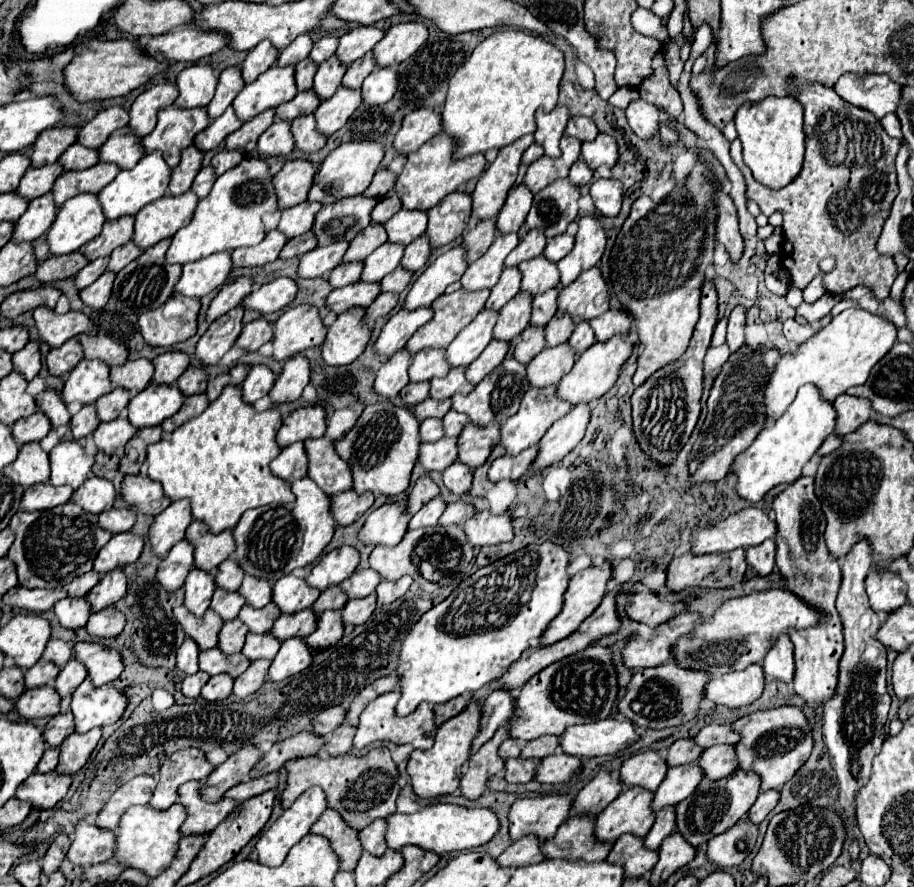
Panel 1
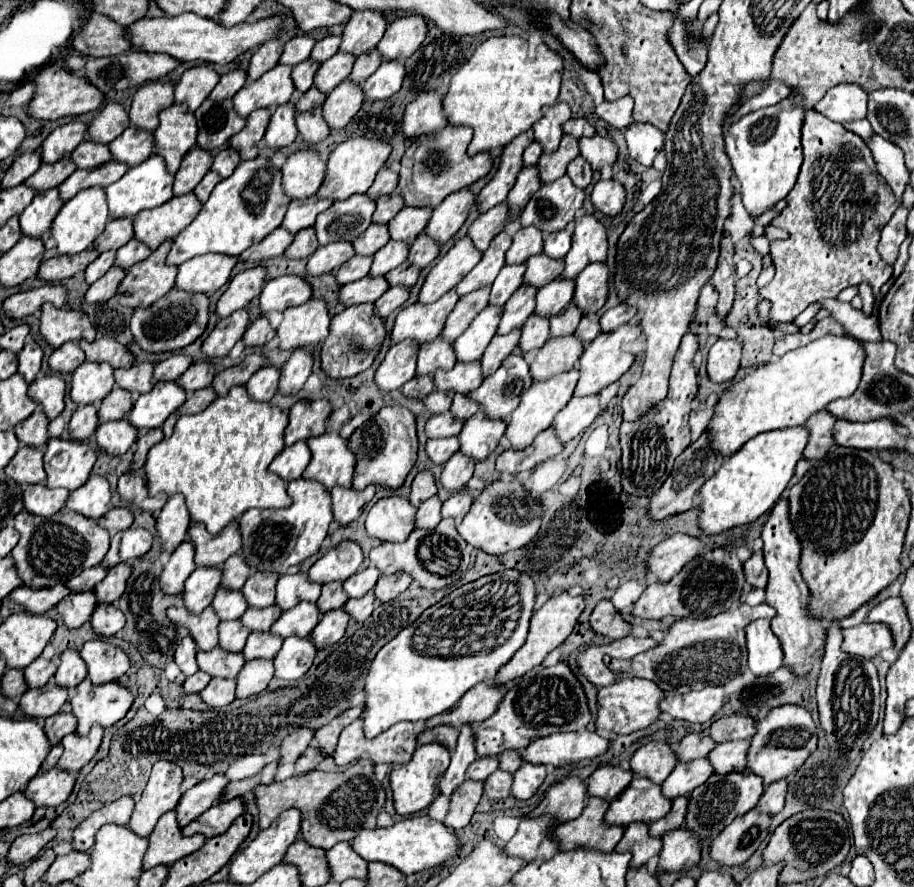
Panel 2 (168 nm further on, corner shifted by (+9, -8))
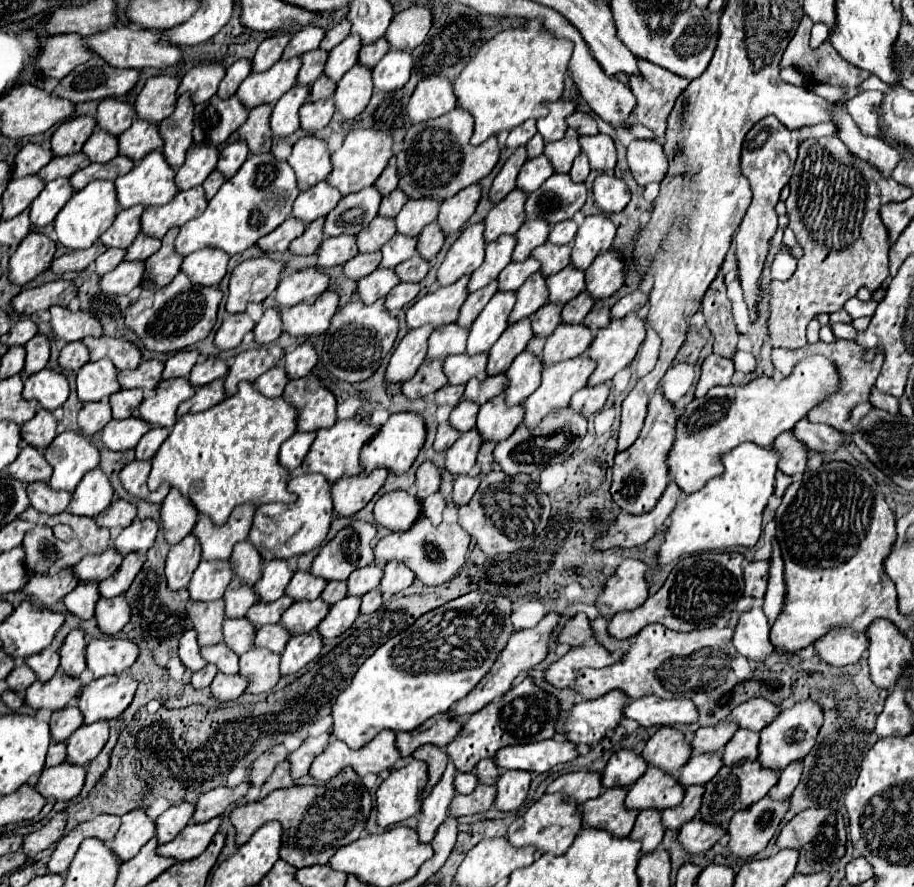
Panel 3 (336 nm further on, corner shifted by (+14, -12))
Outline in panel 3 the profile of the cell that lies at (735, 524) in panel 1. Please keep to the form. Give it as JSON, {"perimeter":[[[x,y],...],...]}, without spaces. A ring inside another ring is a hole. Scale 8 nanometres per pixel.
{"perimeter":[[[626,558],[606,580],[602,592],[596,598],[596,610],[598,616],[610,618],[618,612],[628,612],[642,606],[646,598],[646,564],[634,558]]]}

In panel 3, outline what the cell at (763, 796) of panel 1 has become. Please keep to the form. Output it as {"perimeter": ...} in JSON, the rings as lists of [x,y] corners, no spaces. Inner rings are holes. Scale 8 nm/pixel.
{"perimeter":[[[792,762],[788,764],[784,770],[782,770],[782,776],[778,780],[778,784],[768,792],[770,796],[774,796],[774,800],[786,800],[792,796],[794,788],[798,786],[800,782],[800,776],[802,776],[802,762]]]}

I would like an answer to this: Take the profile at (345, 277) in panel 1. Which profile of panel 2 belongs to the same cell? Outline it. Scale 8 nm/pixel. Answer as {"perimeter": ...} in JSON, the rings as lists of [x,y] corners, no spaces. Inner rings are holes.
{"perimeter":[[[353,256],[351,260],[347,260],[335,274],[337,284],[349,284],[355,280],[361,280],[367,276],[369,268],[371,268],[371,260],[373,258],[363,258],[363,256]]]}

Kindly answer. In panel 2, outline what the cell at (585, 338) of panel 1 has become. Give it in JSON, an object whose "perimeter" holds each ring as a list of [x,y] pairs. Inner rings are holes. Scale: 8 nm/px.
{"perimeter":[[[585,314],[585,316],[581,318],[577,330],[575,330],[575,336],[587,346],[597,334],[599,334],[599,324],[597,324],[597,320],[595,320],[595,318],[589,318],[589,316]]]}

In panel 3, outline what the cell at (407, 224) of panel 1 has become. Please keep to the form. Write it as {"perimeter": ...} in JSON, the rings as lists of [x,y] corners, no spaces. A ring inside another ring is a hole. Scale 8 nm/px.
{"perimeter":[[[434,198],[408,200],[408,204],[396,216],[398,232],[408,234],[408,236],[418,236],[426,224],[430,224],[438,218],[440,204],[442,202],[434,200]]]}

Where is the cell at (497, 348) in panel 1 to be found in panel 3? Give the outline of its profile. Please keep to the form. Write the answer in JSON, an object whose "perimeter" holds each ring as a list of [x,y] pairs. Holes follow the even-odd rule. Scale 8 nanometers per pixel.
{"perimeter":[[[522,318],[520,322],[508,326],[506,332],[502,334],[502,338],[498,338],[498,342],[492,346],[492,350],[488,354],[488,376],[506,372],[510,368],[512,360],[520,352],[524,352],[526,344],[530,342],[532,336],[534,336],[534,332],[532,332],[530,318]]]}

